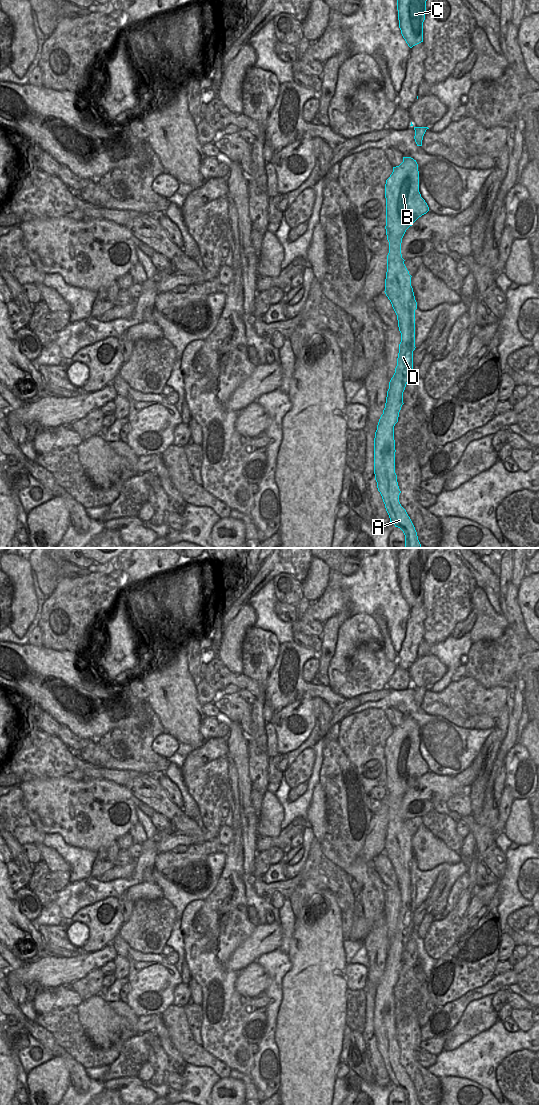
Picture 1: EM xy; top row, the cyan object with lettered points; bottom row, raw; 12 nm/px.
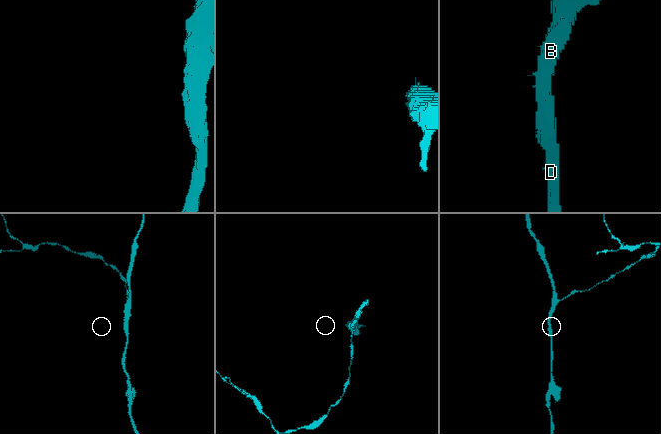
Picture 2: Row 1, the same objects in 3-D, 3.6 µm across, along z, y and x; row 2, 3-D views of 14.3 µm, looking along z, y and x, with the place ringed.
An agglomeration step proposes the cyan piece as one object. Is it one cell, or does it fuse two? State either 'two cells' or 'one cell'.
one cell

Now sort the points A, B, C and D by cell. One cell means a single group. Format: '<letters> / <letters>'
A B C D

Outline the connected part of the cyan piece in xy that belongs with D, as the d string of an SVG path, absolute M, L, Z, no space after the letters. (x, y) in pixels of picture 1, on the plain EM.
M403 717L403 722L393 727L393 732L386 740L386 795L389 802L389 813L387 815L387 832L385 839L385 854L390 860L397 875L398 887L401 893L399 913L395 933L389 942L385 968L381 975L374 998L374 1034L377 1048L380 1052L390 1082L395 1087L400 1088L405 1095L405 1105L421 1105L415 1087L408 1076L406 1070L399 1062L401 1053L397 1035L395 1033L395 1000L394 986L398 982L399 972L403 963L403 952L411 936L413 929L413 911L415 910L415 870L417 862L415 860L413 848L411 846L411 835L407 830L401 814L402 798L406 790L422 775L429 771L429 767L419 752L419 731L416 720L411 717Z

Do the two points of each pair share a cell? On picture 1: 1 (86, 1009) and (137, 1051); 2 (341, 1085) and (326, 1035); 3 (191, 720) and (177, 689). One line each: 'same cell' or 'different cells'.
1: different cells
2: different cells
3: same cell

